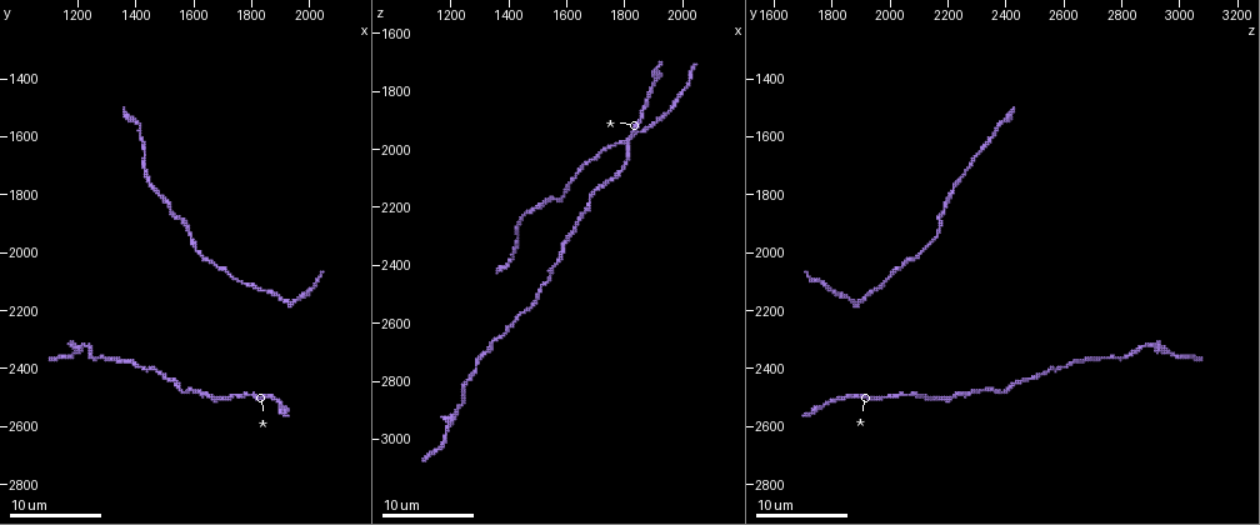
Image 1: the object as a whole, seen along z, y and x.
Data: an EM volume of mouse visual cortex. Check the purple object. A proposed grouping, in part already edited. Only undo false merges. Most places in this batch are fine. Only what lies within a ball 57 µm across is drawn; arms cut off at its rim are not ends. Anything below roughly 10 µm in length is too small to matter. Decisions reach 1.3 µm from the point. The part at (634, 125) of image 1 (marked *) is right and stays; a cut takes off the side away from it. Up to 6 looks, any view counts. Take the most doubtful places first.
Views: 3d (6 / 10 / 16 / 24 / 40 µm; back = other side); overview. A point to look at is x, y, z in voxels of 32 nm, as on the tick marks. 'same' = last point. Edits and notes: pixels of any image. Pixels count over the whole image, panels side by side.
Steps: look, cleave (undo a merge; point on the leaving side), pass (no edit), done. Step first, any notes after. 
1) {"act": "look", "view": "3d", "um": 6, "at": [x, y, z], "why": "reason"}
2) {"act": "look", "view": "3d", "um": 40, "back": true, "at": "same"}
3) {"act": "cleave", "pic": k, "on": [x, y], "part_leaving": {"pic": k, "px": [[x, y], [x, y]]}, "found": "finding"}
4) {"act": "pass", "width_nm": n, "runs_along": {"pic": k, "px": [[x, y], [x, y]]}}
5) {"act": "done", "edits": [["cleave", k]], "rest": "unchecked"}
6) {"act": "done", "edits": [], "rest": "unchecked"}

{"act": "look", "view": "3d", "um": 10, "at": [1870, 2500, 1860], "why": "sharp bend"}

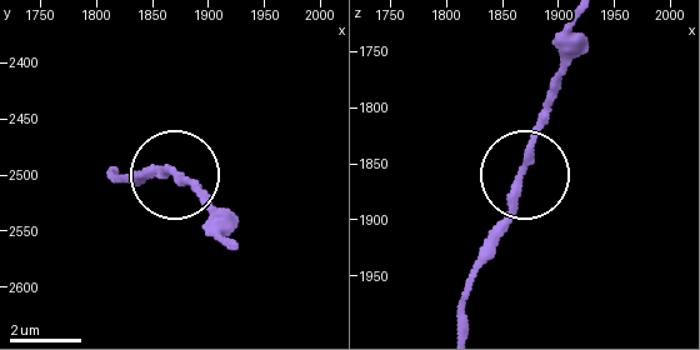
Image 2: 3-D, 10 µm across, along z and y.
{"act": "pass", "found": "all the same neuron"}

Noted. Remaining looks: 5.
{"act": "look", "view": "3d", "um": 6, "at": [1930, 2180, 1890]}

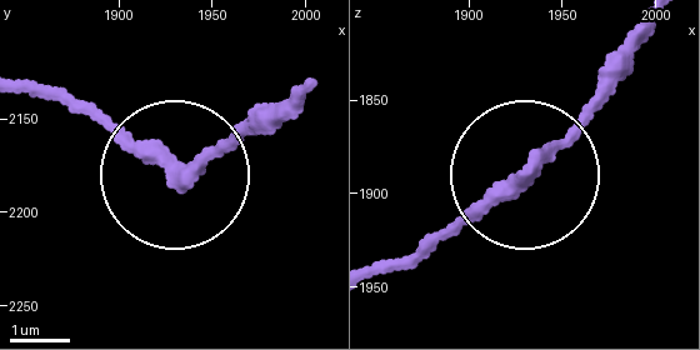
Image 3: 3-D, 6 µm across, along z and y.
{"act": "pass", "found": "continuous, no second neuron"}

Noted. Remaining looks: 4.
{"act": "look", "view": "3d", "um": 6, "at": [1520, 1850, 2190], "why": "narrows sharply"}

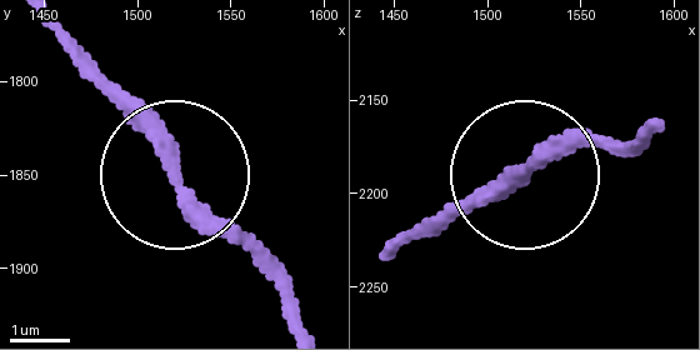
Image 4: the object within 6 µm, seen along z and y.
{"act": "pass", "found": "all the same neuron"}

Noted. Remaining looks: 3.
{"act": "done", "edits": [], "rest": "unchecked"}

